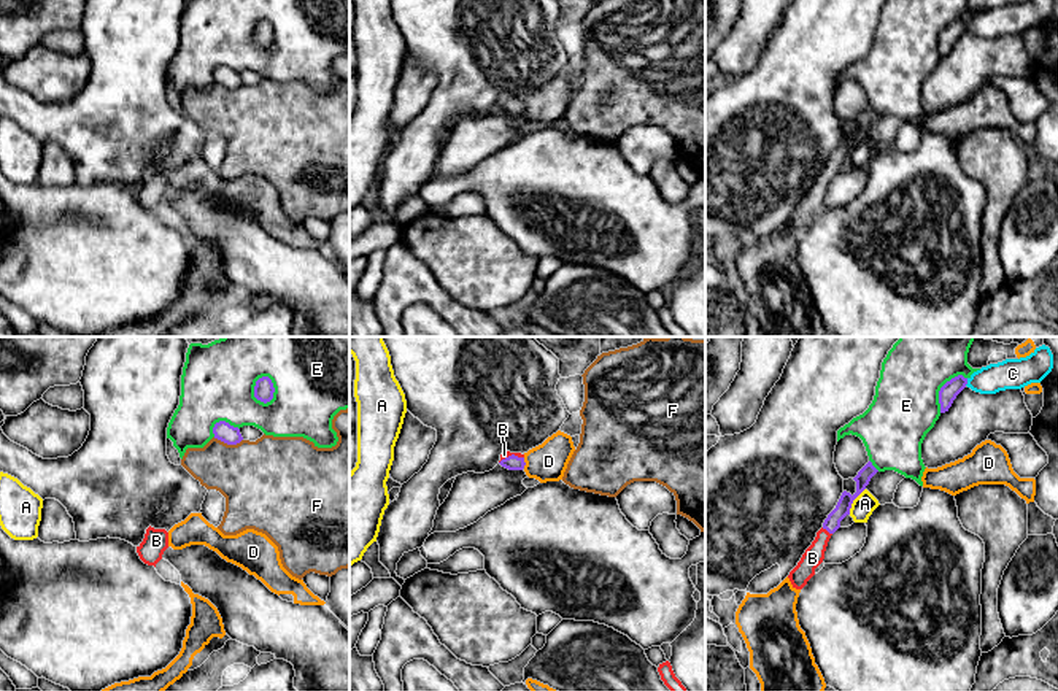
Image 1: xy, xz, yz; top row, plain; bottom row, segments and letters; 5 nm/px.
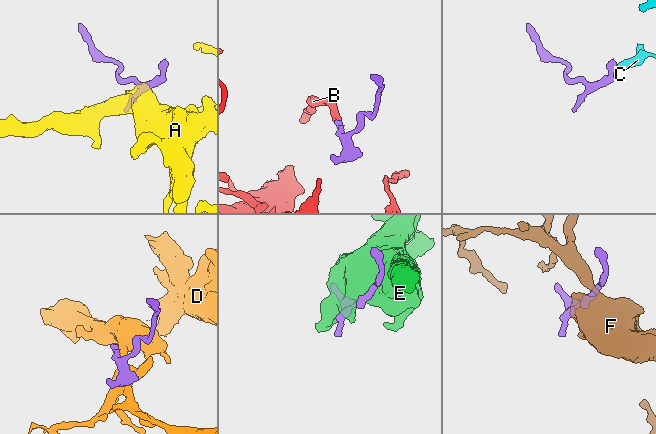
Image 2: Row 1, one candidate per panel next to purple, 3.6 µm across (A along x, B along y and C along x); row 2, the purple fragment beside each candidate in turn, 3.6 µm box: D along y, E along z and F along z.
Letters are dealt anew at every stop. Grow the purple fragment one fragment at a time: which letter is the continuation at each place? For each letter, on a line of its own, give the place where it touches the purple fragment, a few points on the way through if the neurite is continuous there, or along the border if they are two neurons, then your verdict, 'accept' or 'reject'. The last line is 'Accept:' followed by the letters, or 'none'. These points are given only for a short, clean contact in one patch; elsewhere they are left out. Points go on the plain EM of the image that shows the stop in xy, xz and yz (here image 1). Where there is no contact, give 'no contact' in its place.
A: contact yz (853, 143); border yz (864, 132), (853, 145), (849, 158); reject
B: contact yz (826, 173); way yz (842, 153), (826, 173), (812, 202); accept
C: contact yz (966, 26); border yz (968, 23), (965, 29); reject
D: contact xz (525, 107); reject
E: contact xy (274, 35); reject
F: contact xy (227, 88); reject
Accept: B

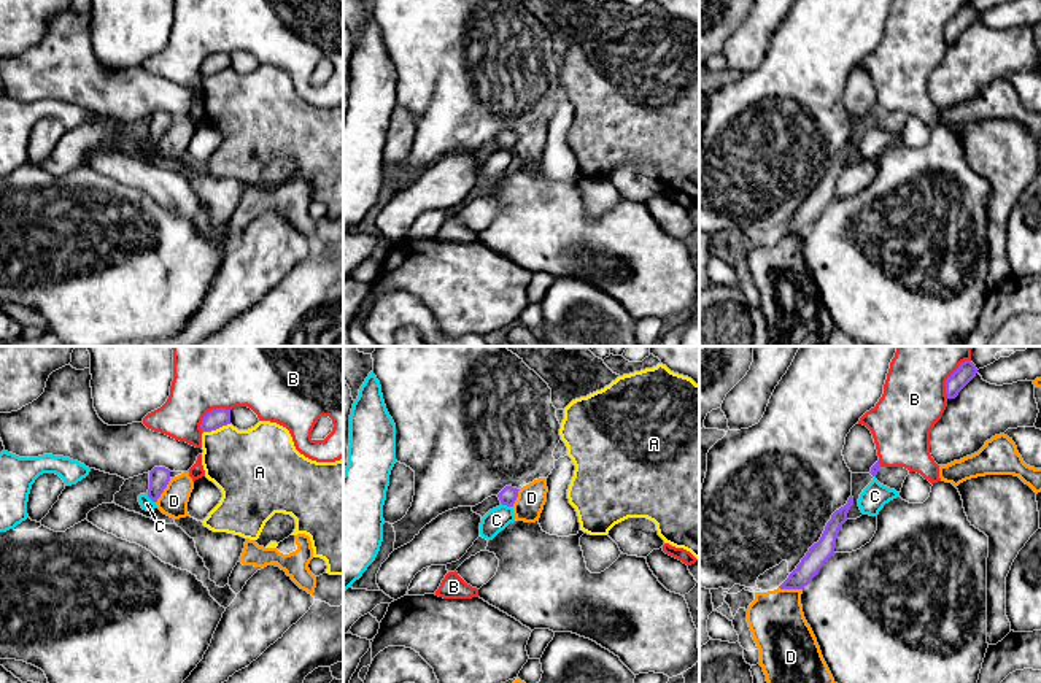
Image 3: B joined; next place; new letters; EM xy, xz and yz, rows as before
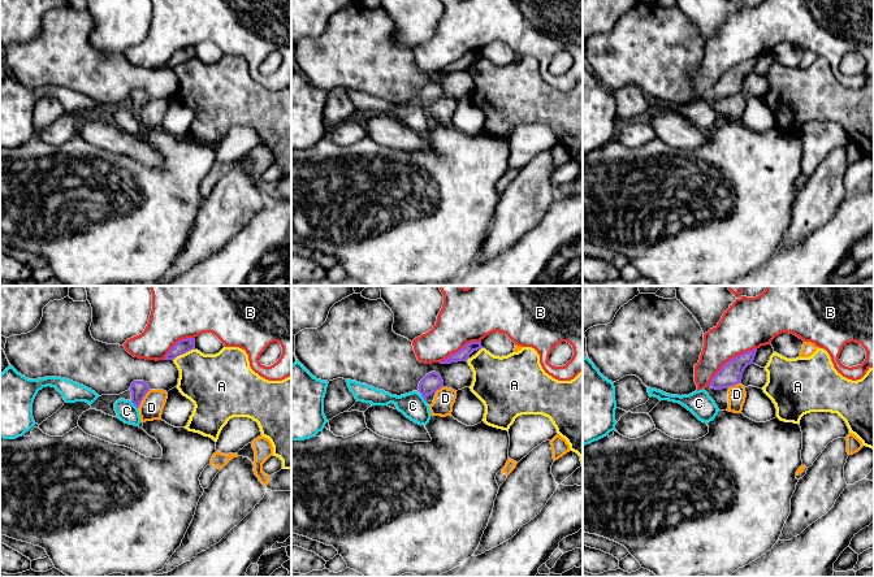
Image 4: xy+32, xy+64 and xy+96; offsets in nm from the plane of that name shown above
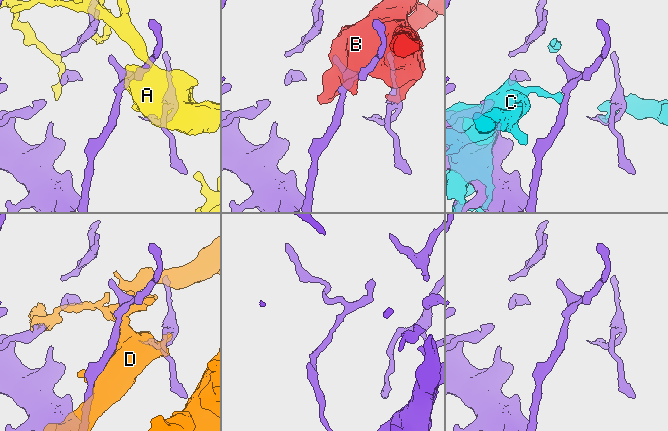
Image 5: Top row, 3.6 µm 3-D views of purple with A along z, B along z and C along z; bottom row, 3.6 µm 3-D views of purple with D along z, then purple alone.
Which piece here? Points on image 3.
A: contact xy (215, 73); reject
B: contact yz (949, 21); reject
C: contact xy (151, 143); reject
D: contact xy (162, 135); reject
Accept: none

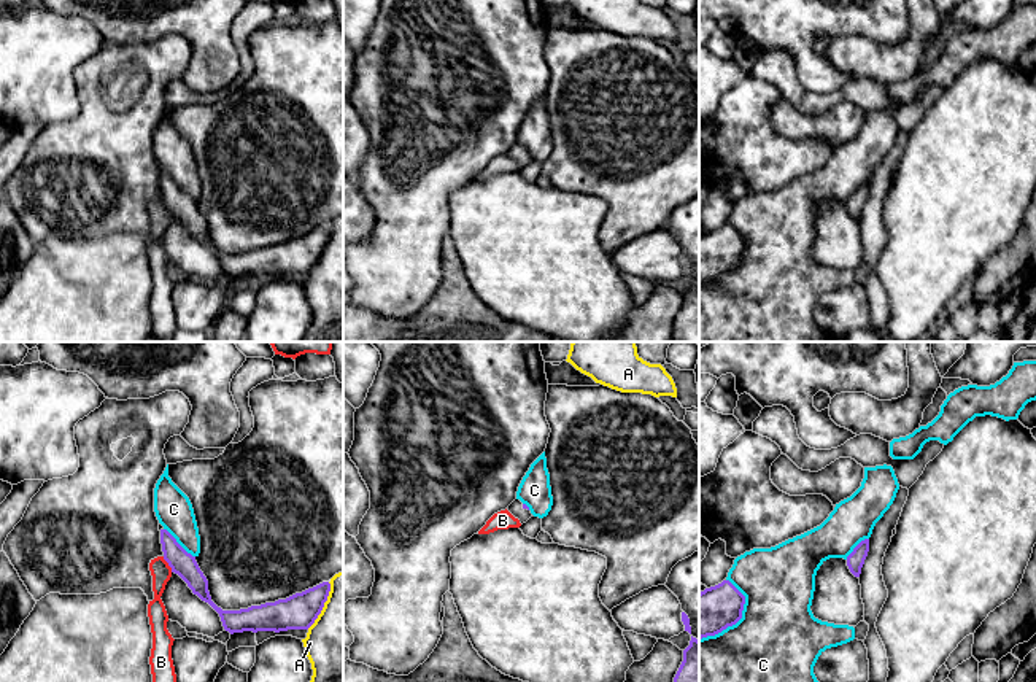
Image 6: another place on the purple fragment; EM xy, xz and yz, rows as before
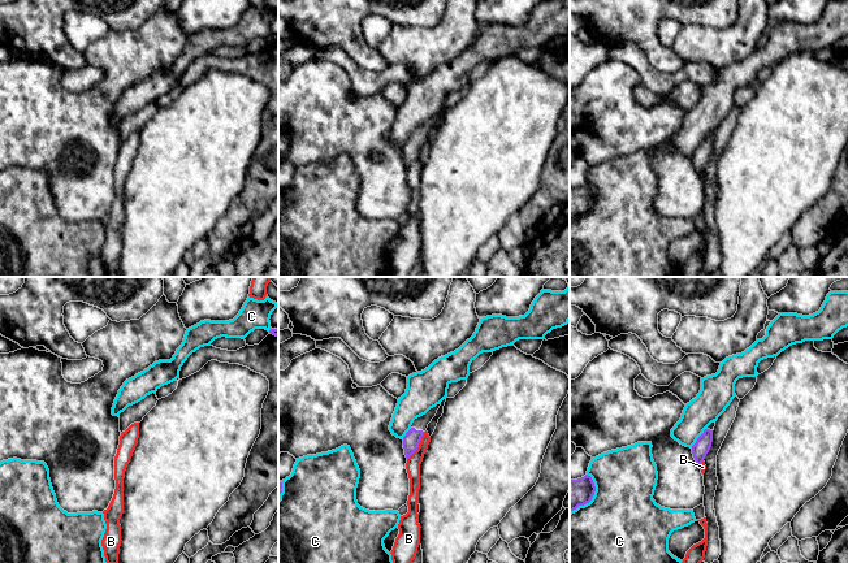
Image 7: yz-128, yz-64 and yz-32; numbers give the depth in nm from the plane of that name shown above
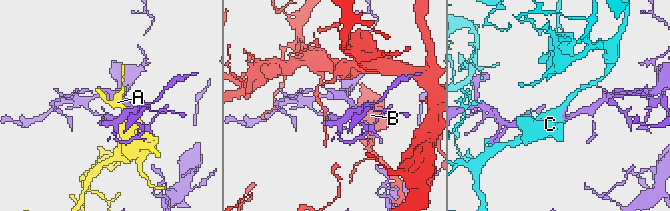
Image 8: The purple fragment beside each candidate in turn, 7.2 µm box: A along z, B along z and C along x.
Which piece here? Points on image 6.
A: contact xy (323, 250); reject
B: contact xy (169, 209); reject
C: contact yz (739, 263); reject
Accept: none

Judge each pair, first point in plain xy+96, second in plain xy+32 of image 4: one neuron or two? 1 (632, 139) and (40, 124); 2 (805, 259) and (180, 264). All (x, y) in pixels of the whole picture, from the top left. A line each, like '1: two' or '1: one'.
1: two
2: two

